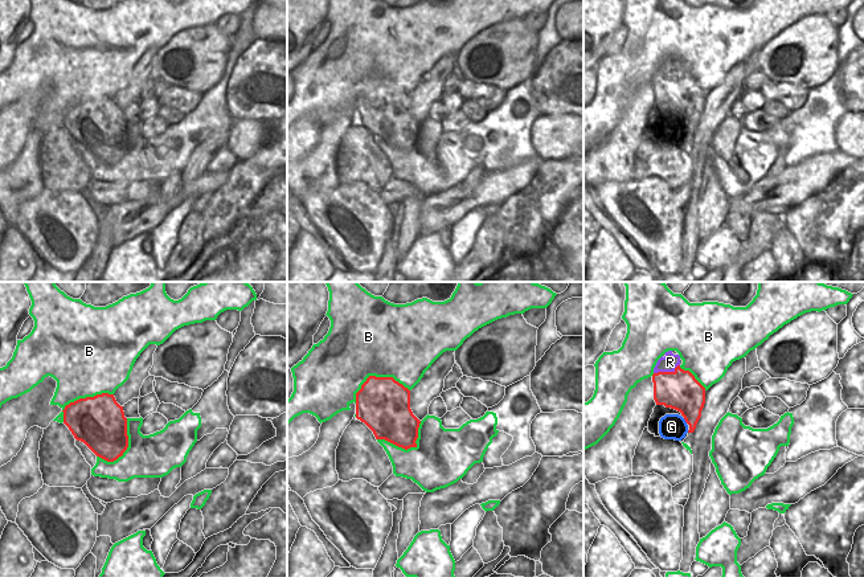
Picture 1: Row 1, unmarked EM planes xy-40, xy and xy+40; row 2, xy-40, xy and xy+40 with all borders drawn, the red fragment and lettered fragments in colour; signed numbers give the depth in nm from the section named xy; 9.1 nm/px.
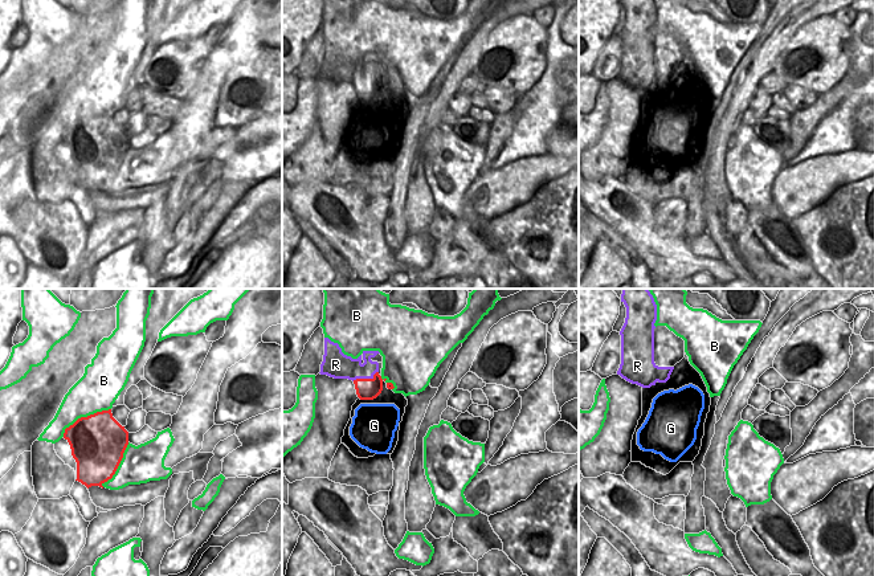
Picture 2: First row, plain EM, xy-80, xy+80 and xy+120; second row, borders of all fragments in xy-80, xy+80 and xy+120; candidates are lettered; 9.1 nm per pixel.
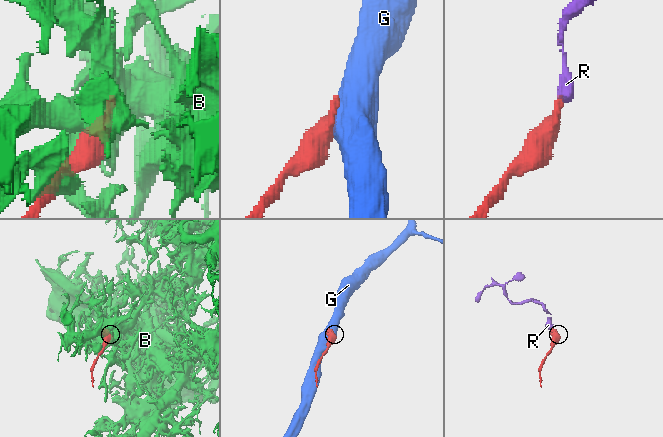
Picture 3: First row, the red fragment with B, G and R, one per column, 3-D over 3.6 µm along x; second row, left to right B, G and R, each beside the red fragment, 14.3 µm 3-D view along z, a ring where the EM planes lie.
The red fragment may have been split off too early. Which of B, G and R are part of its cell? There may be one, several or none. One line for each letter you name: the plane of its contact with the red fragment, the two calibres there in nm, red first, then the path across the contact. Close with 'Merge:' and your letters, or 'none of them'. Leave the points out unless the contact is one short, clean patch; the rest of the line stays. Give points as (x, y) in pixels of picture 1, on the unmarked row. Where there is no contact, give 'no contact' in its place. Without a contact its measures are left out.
Merge: none of them

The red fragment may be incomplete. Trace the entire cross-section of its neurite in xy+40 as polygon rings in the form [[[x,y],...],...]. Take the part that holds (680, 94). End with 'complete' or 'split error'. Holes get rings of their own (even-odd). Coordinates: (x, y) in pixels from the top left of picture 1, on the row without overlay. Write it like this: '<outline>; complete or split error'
[[[680,69],[673,75],[654,77],[652,86],[656,109],[680,115],[689,128],[688,136],[693,136],[705,107],[705,91]]]; complete

